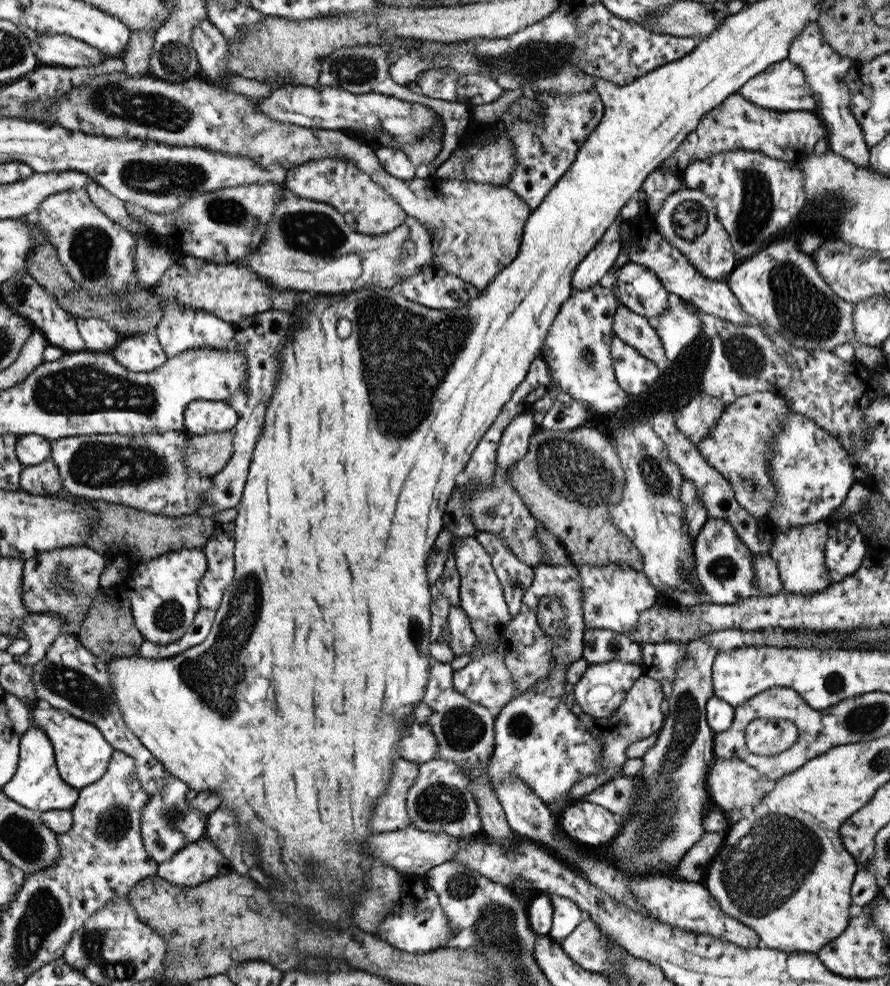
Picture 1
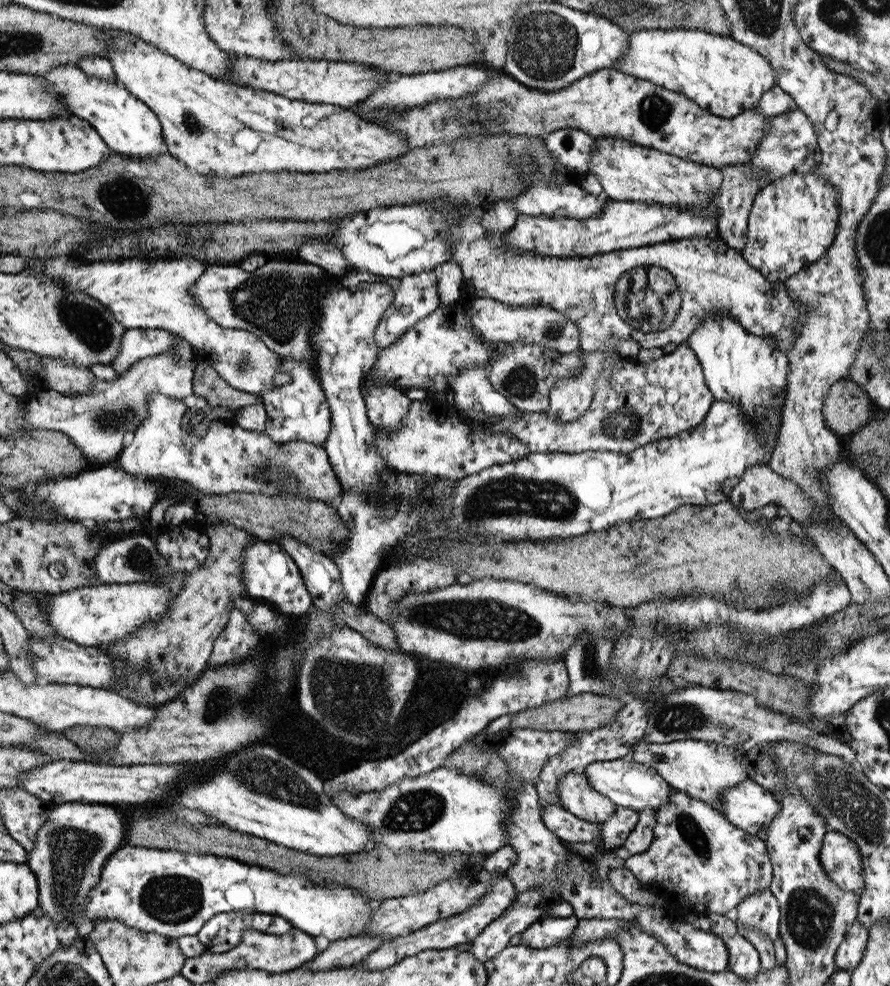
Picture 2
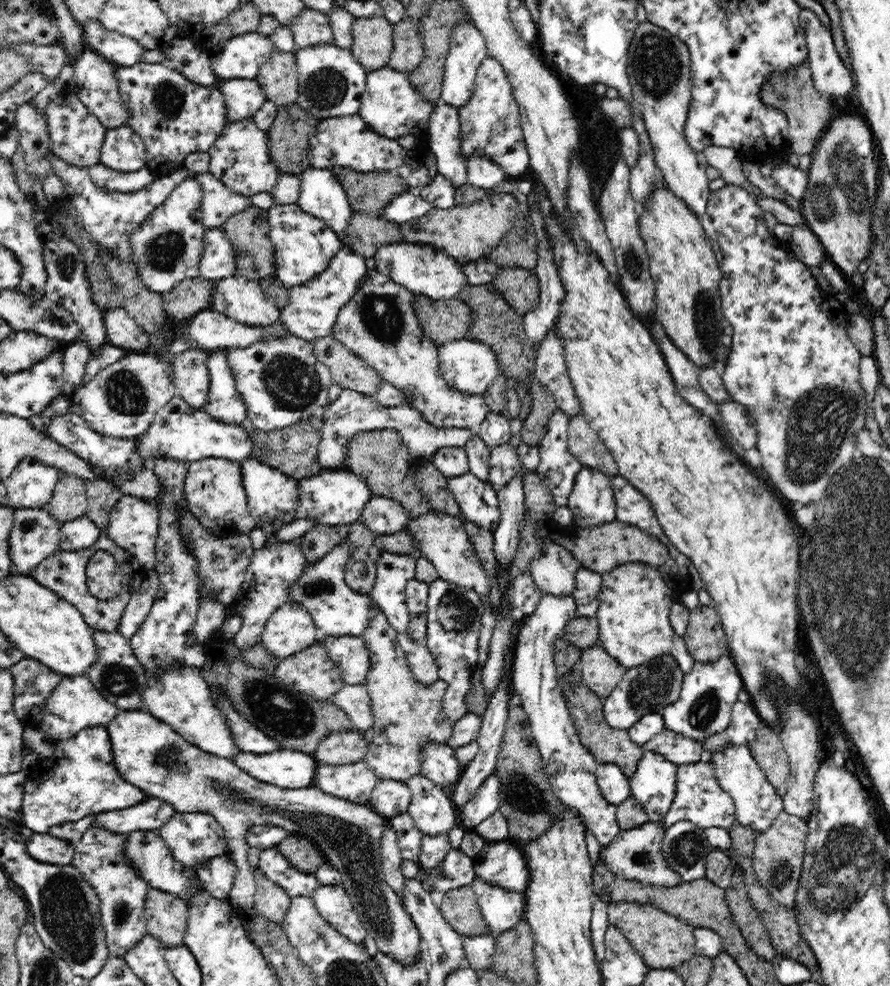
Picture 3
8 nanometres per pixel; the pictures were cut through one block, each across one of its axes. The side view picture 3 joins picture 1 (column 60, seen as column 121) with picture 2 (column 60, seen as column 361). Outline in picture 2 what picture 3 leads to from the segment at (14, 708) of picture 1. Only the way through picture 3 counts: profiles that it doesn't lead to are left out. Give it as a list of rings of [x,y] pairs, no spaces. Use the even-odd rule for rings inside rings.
[[[67,802],[53,805],[48,820],[40,829],[33,850],[27,854],[27,866],[33,870],[38,880],[39,906],[54,920],[72,921],[78,925],[78,936],[90,934],[94,924],[83,918],[83,901],[89,896],[90,889],[99,882],[102,868],[114,854],[124,846],[126,820],[125,814],[118,808],[108,808],[112,804]]]

